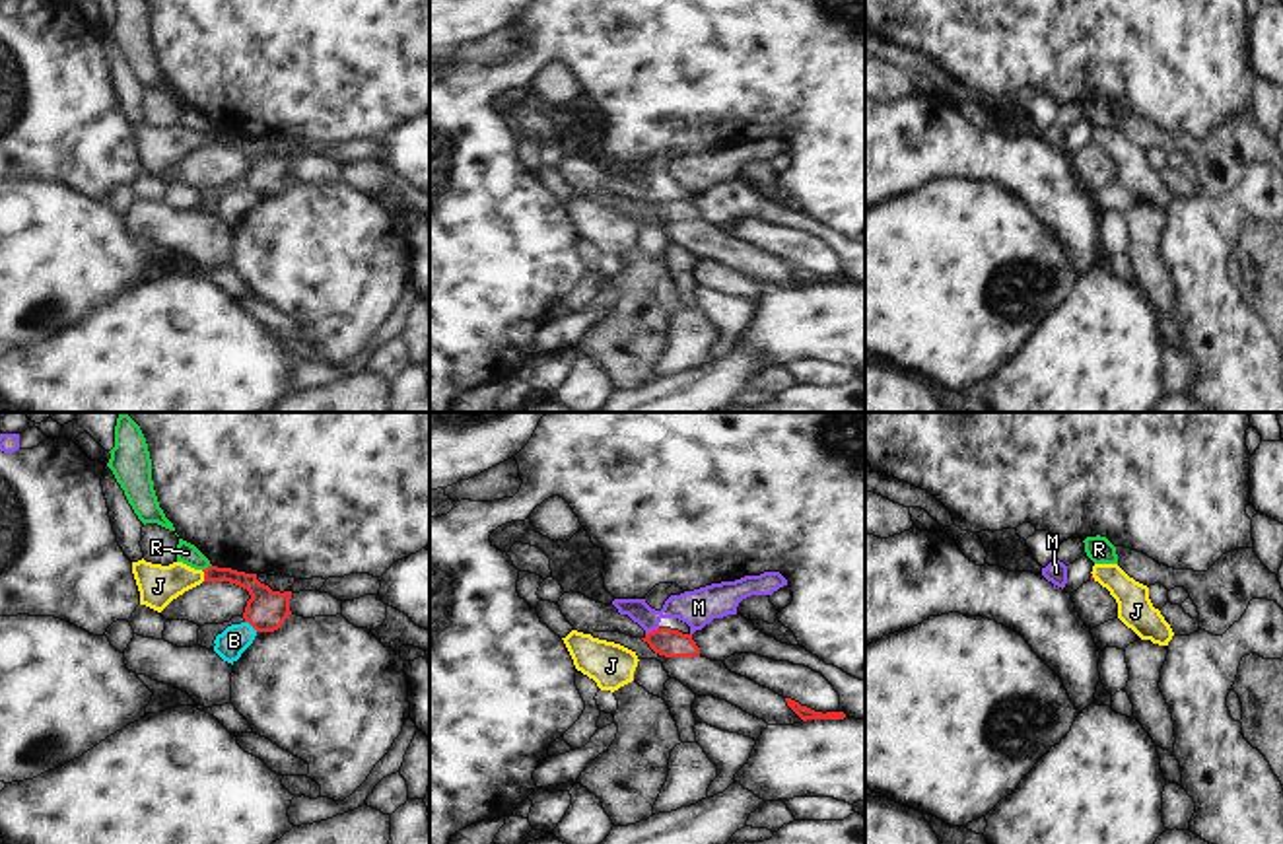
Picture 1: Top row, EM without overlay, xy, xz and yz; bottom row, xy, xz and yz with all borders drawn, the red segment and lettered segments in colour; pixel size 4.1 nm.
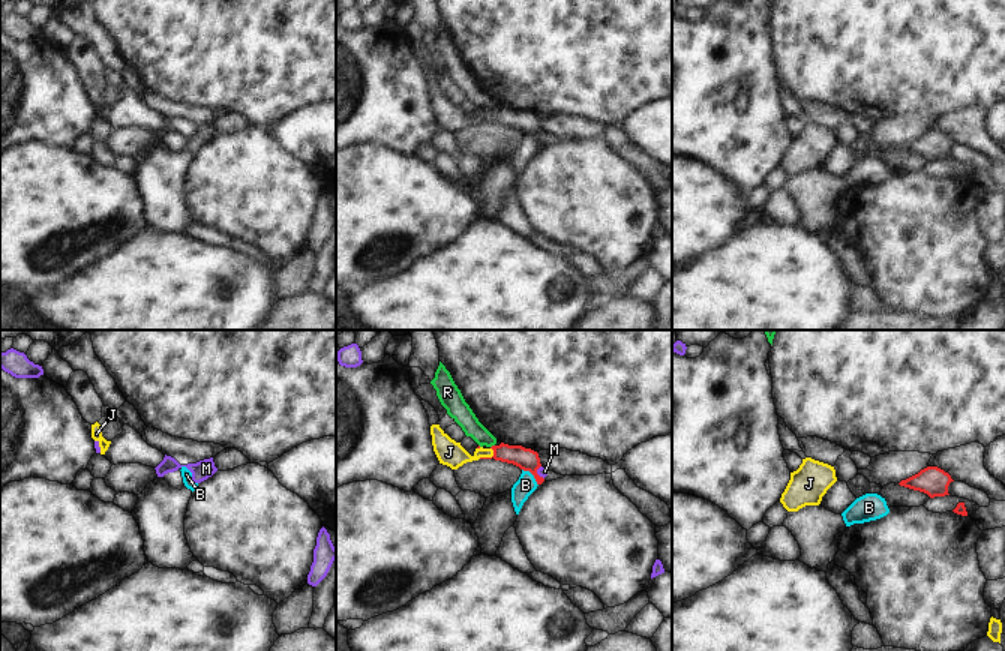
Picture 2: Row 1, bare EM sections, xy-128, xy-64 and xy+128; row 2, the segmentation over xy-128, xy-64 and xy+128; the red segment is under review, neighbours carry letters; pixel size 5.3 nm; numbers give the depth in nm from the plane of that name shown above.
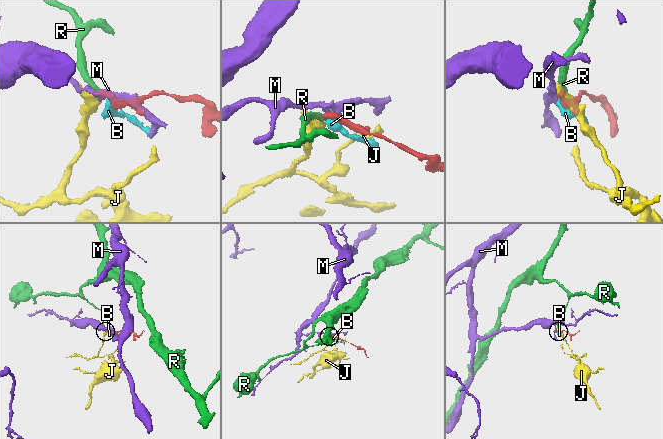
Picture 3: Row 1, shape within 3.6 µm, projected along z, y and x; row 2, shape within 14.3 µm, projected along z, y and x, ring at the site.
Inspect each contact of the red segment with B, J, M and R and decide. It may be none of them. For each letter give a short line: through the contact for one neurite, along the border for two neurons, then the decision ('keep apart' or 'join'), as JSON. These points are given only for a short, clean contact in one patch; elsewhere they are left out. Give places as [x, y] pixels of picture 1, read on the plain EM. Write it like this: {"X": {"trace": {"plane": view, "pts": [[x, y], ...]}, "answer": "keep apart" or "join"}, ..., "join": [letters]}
{"B": {"trace": {"plane": "xy", "pts": [[245, 185], [257, 195]]}, "answer": "keep apart"}, "J": {"trace": {"plane": "xy", "pts": [[261, 160], [245, 144], [205, 140], [175, 142], [158, 150]]}, "answer": "join"}, "M": {"trace": {"plane": "xz", "pts": [[658, 191], [646, 199]]}, "answer": "keep apart"}, "R": {"trace": {"plane": "xy", "pts": [[210, 129], [203, 135]]}, "answer": "keep apart"}, "join": ["J"]}

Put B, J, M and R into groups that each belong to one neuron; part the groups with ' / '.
B M / J / R

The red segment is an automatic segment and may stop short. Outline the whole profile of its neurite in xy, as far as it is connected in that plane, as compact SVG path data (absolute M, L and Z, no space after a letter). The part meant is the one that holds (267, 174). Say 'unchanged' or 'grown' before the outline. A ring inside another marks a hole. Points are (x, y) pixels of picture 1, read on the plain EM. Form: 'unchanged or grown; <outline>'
grown; M144 123L132 126L132 138L140 156L140 169L146 169L157 177L202 146L229 146L249 156L251 163L247 165L243 183L257 196L274 196L292 179L292 156L272 156L257 144L257 138L218 130L194 134L183 126L161 130L146 126Z

